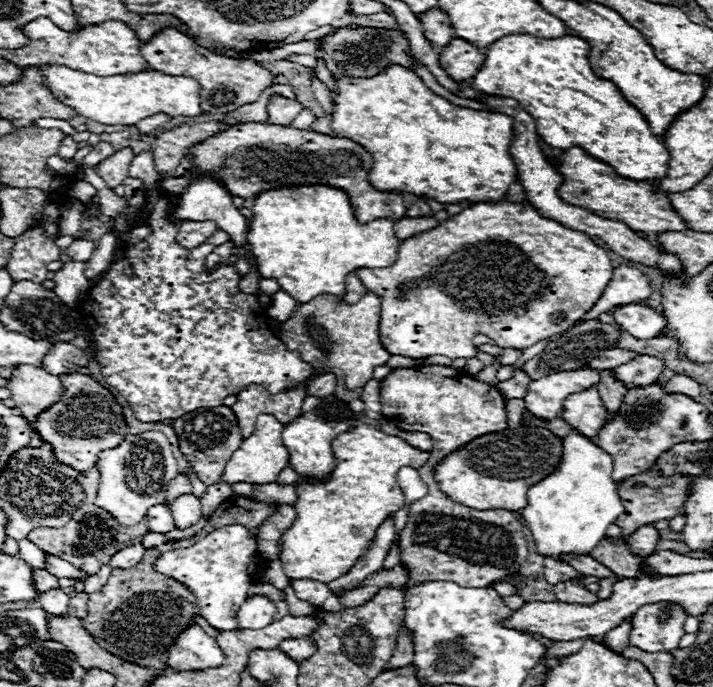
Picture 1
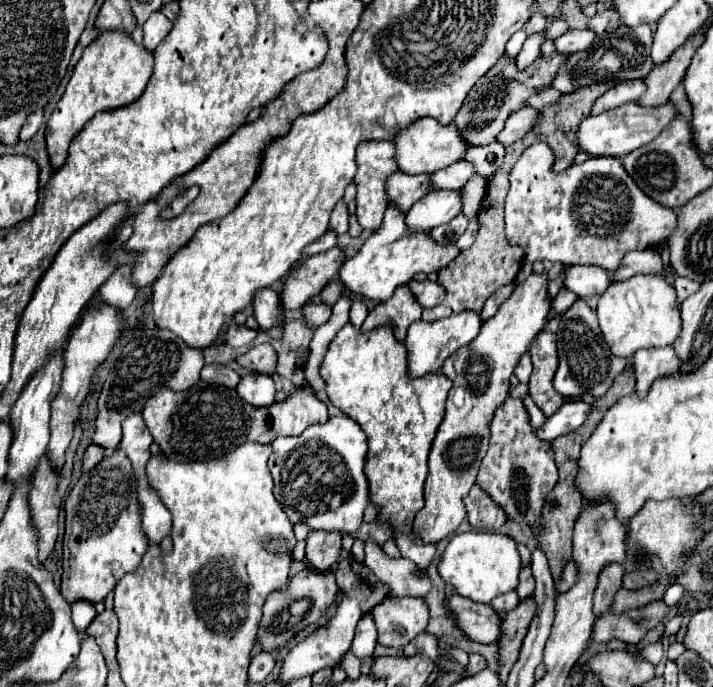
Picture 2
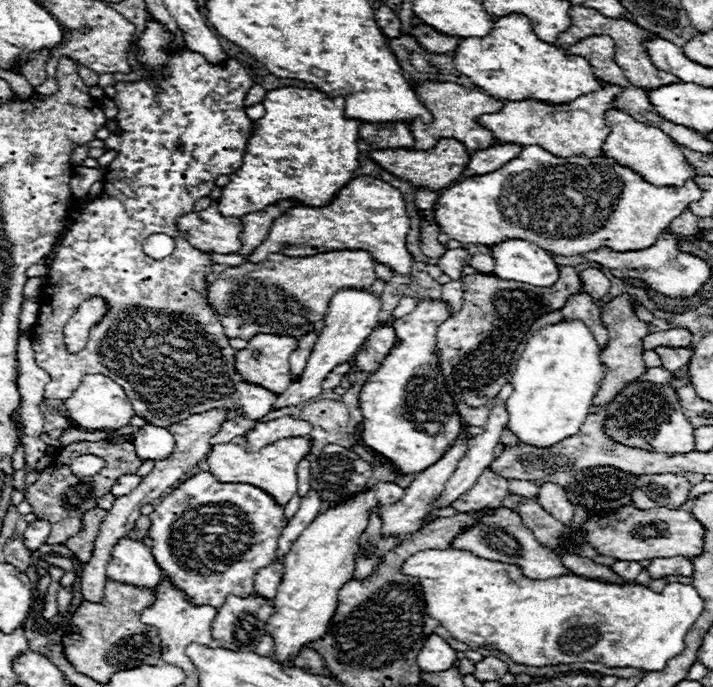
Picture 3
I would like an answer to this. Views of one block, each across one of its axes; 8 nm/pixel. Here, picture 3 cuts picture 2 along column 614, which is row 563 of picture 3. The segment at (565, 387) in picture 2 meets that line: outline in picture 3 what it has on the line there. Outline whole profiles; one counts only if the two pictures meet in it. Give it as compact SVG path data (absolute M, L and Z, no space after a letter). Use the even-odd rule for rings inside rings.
M374 512L370 516L370 524L368 524L366 532L360 538L360 552L356 558L354 580L368 578L372 574L372 570L376 568L376 564L380 562L380 558L386 556L386 552L390 552L392 548L396 548L402 542L398 538L380 538L380 528L382 528L382 520L380 520L378 512Z

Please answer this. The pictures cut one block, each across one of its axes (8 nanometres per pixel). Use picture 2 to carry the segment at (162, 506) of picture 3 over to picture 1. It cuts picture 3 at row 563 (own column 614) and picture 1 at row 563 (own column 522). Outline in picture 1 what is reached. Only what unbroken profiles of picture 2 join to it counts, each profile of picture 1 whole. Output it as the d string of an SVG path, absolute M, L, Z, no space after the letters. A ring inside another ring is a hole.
M234 524L218 528L210 534L206 534L200 542L196 542L190 548L178 548L178 550L166 550L162 552L156 562L154 570L158 574L170 576L174 580L180 580L190 588L190 592L196 596L198 614L216 630L236 630L238 618L236 612L246 600L250 586L254 584L254 578L248 574L248 564L252 562L256 554L256 538L248 532L248 528Z

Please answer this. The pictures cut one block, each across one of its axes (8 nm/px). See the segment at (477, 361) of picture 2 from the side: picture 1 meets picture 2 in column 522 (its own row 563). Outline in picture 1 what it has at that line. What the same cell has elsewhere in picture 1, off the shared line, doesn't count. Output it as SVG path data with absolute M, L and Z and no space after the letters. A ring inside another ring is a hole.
M358 424L356 428L340 434L332 442L332 452L334 452L334 464L336 468L332 470L328 480L298 480L296 482L296 494L298 502L294 504L294 510L298 518L294 524L282 534L280 540L280 556L278 560L282 562L282 570L288 578L292 580L318 580L318 582L332 582L340 576L344 576L358 556L366 552L370 546L370 540L376 532L376 528L394 512L398 512L404 504L404 494L396 482L396 474L402 466L414 466L420 468L428 460L428 452L420 452L412 448L406 440L398 436L388 436L380 432L372 424Z

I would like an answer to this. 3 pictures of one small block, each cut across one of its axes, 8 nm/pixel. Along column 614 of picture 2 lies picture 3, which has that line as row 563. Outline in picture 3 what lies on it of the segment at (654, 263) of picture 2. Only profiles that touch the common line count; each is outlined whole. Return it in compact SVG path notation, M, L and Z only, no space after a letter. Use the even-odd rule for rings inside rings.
M274 560L272 564L268 564L266 568L260 568L254 576L254 590L272 600L276 596L276 590L278 590L278 584L282 580L282 572L284 572L284 566L280 564L280 560Z

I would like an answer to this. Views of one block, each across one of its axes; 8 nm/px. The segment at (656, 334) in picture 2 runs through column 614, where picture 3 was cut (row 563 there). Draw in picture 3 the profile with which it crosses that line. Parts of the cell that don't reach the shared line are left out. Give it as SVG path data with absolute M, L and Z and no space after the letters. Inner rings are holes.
M378 482L358 496L326 508L314 518L302 536L292 544L290 552L282 558L284 576L272 600L272 616L266 622L266 632L274 636L274 656L282 664L292 664L292 656L308 642L322 636L336 610L338 590L352 580L354 560L358 554L358 538L368 528L370 512L402 500L404 488L394 482Z

